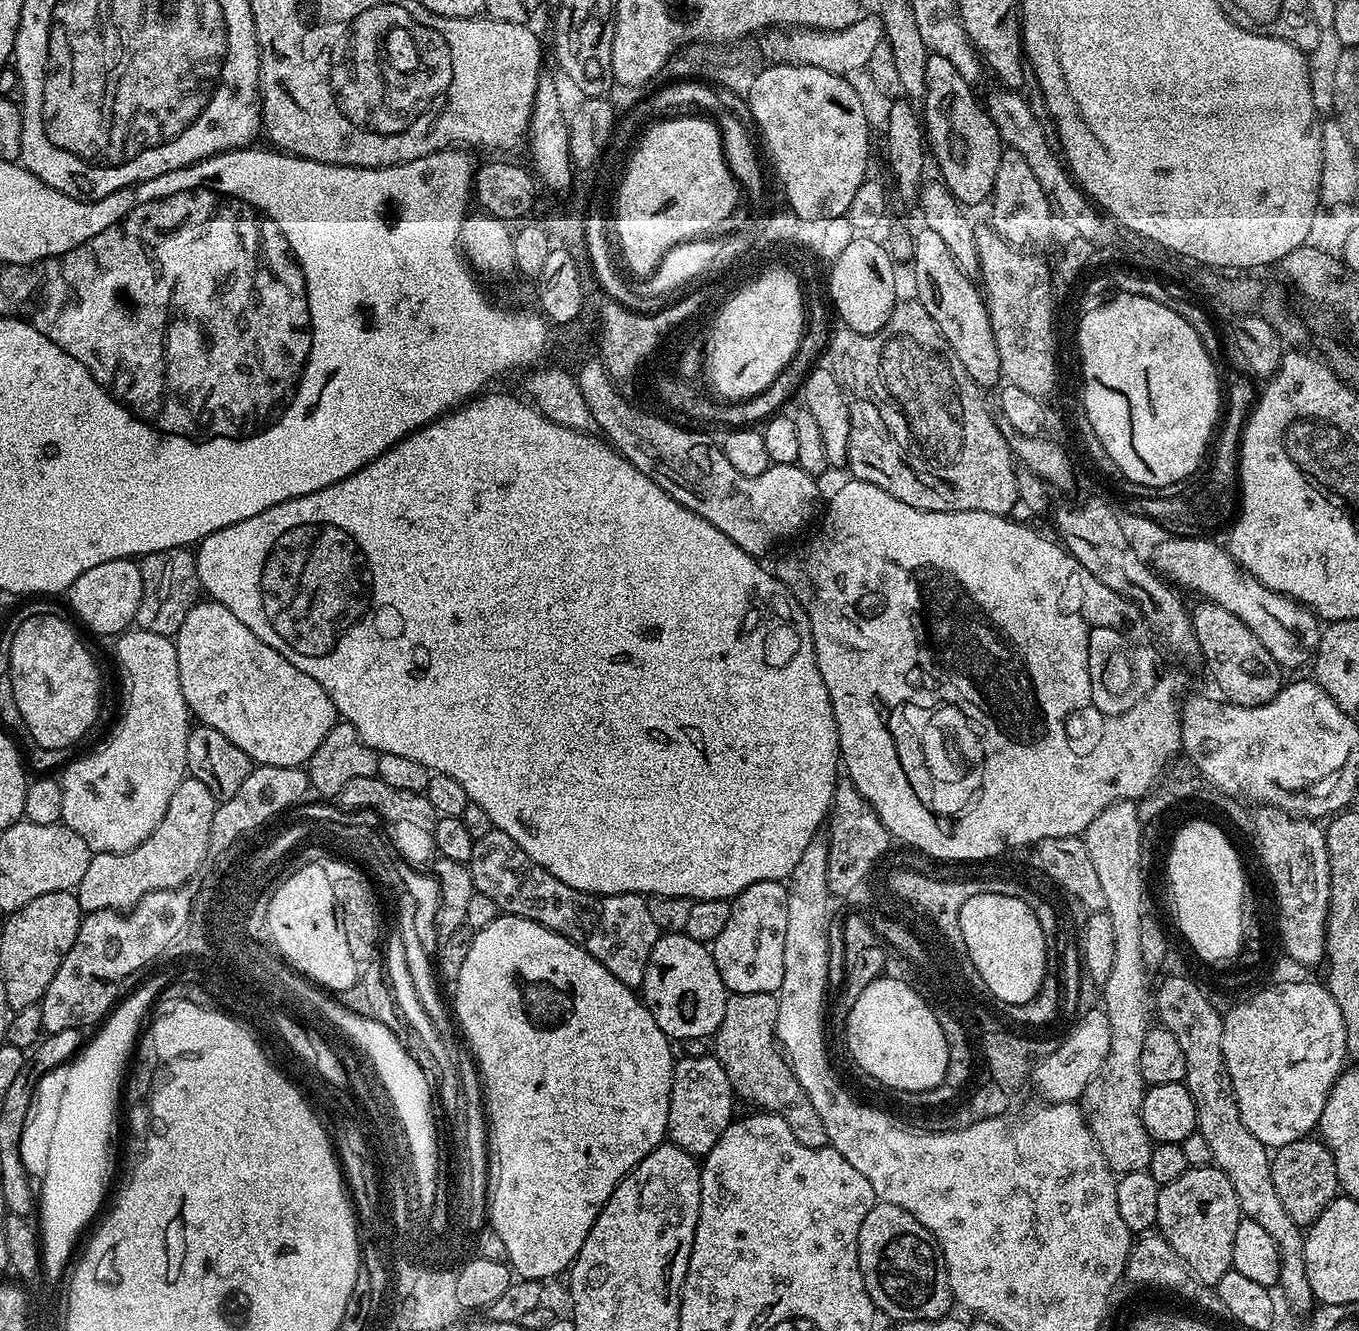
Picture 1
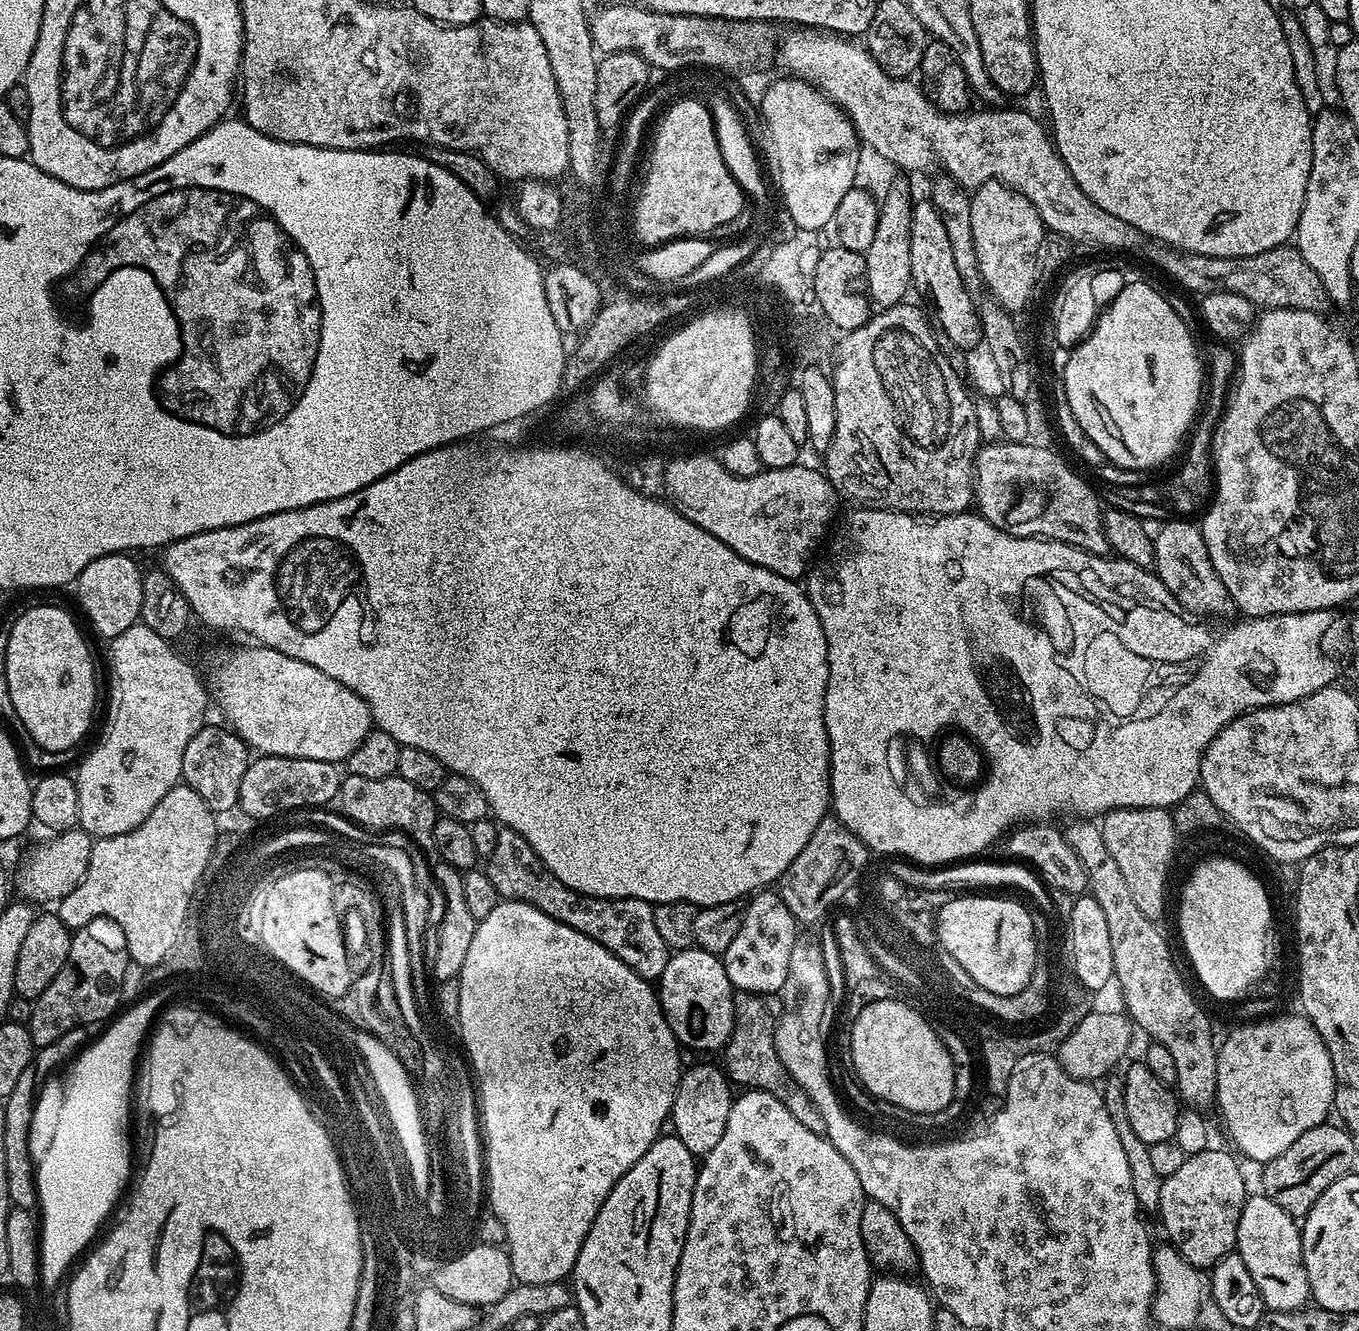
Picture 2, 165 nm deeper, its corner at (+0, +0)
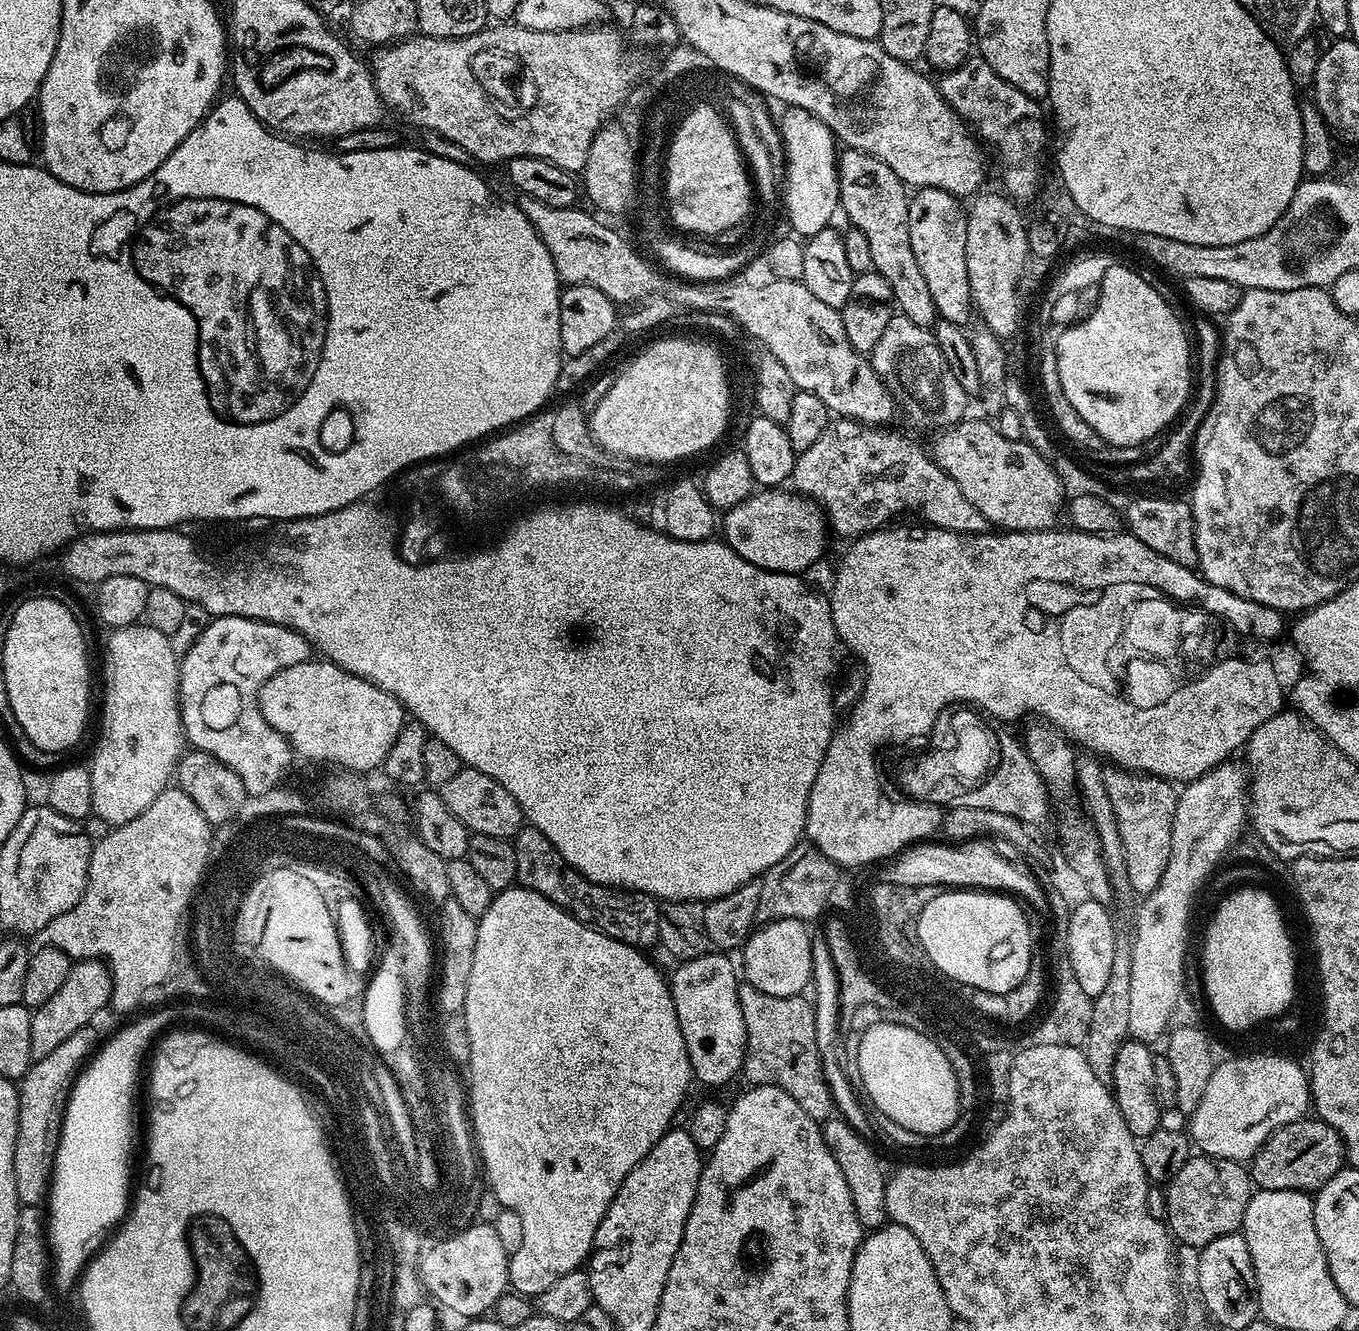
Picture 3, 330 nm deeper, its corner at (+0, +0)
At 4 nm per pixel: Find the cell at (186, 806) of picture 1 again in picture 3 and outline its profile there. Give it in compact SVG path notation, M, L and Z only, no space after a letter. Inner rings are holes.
M169 786L164 789L162 794L158 794L158 798L154 798L154 802L149 808L142 810L142 814L138 814L138 818L113 827L104 838L93 843L86 890L74 907L66 910L66 914L58 914L58 918L54 918L54 922L48 924L46 937L48 936L47 943L51 947L62 950L73 961L102 960L107 964L108 969L112 971L111 1011L132 1012L136 1007L141 1007L144 996L157 985L156 980L161 978L168 980L172 976L168 970L168 964L172 964L170 960L172 954L170 941L174 939L175 918L178 912L184 908L184 900L188 900L188 892L192 892L192 884L196 884L195 876L200 874L200 864L208 864L209 844L212 843L212 835L213 829L210 827L208 820L202 818L202 810L198 810L198 806L194 806L194 802L190 802L188 795L179 786Z

